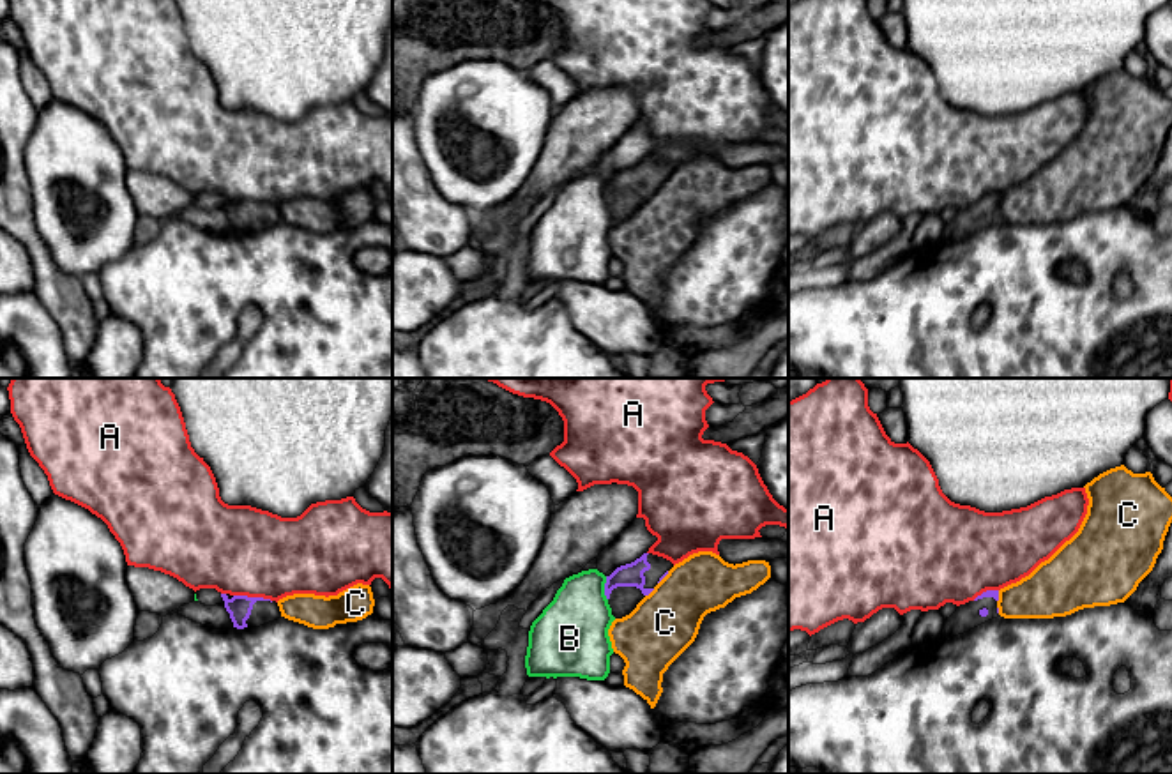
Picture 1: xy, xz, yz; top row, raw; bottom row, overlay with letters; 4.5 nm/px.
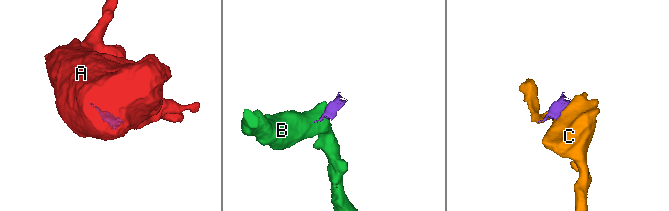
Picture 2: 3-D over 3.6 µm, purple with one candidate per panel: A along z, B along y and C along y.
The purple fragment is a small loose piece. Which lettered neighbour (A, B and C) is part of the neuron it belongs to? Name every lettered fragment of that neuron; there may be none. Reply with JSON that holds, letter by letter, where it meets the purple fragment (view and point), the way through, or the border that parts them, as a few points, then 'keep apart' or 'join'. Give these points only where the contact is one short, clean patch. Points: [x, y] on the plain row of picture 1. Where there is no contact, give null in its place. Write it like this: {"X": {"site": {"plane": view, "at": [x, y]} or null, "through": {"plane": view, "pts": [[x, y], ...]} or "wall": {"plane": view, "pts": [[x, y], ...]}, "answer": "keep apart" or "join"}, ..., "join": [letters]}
{"A": {"site": {"plane": "xy", "at": [253, 202]}, "answer": "keep apart"}, "B": {"site": {"plane": "xz", "at": [605, 193]}, "wall": {"plane": "xz", "pts": [[605, 181], [607, 204]]}, "answer": "keep apart"}, "C": {"site": {"plane": "xz", "at": [649, 197]}, "wall": {"plane": "xz", "pts": [[654, 193], [646, 200]]}, "answer": "keep apart"}, "join": []}

